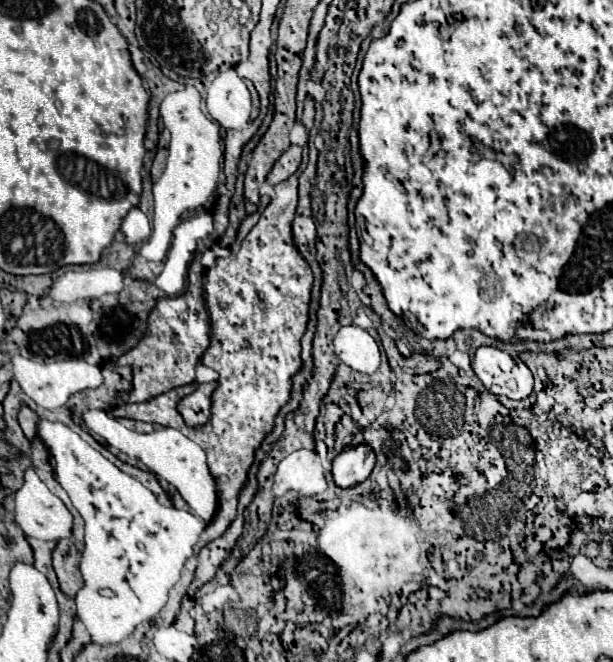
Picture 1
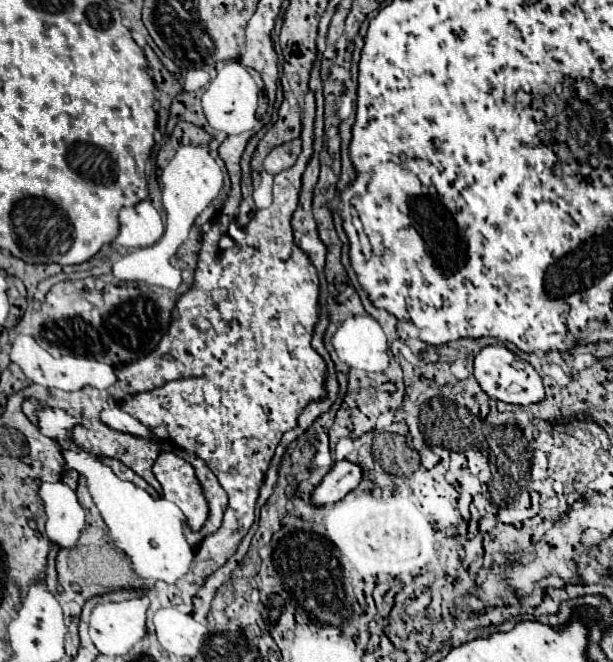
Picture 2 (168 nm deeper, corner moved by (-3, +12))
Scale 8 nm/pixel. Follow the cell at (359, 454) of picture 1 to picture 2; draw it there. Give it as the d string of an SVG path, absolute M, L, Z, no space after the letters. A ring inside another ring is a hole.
M339 460L323 478L323 482L313 490L311 504L313 506L327 506L343 500L353 488L357 488L361 482L361 468Z

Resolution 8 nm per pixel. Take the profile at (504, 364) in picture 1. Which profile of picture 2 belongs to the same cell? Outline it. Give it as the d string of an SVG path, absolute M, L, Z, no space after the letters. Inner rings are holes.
M487 346L475 356L475 378L481 386L481 390L489 398L501 400L505 404L529 406L529 404L545 400L545 388L543 388L541 376L535 372L535 368L529 362L515 360L515 356L503 346Z

